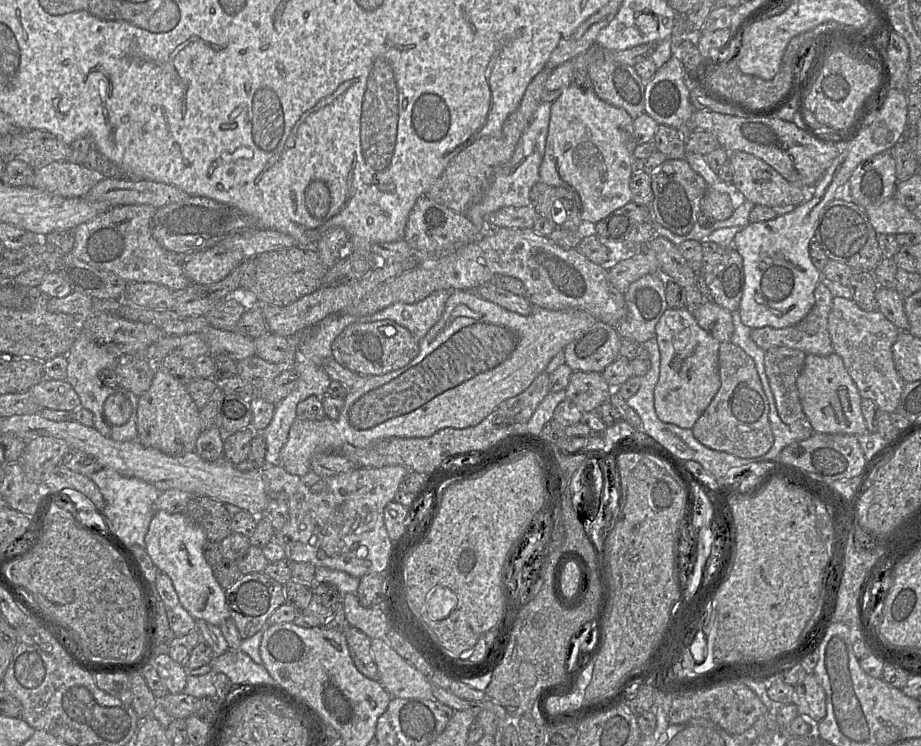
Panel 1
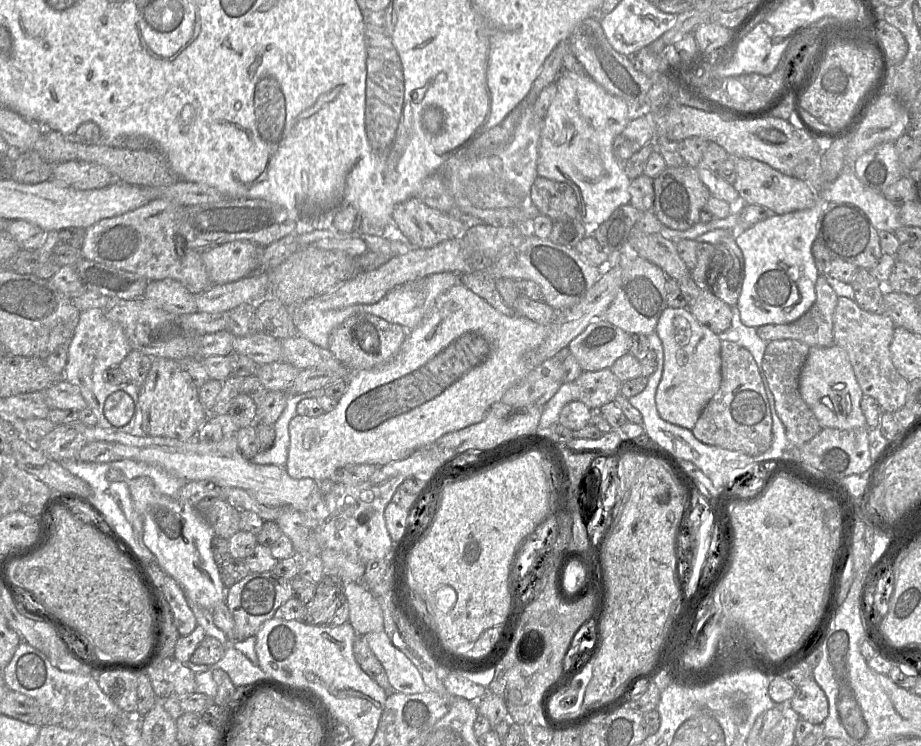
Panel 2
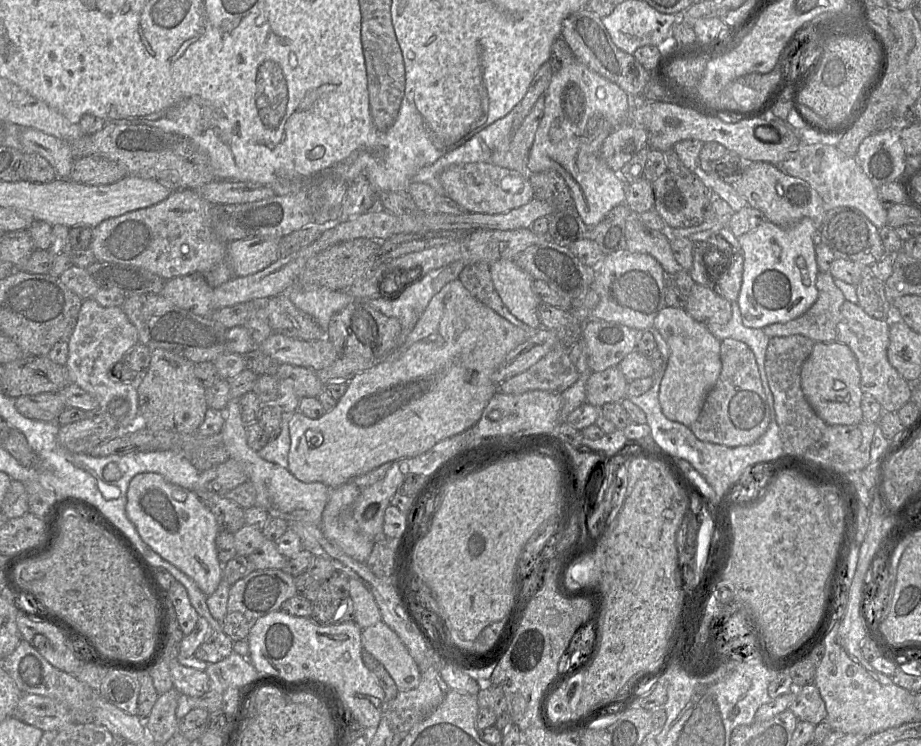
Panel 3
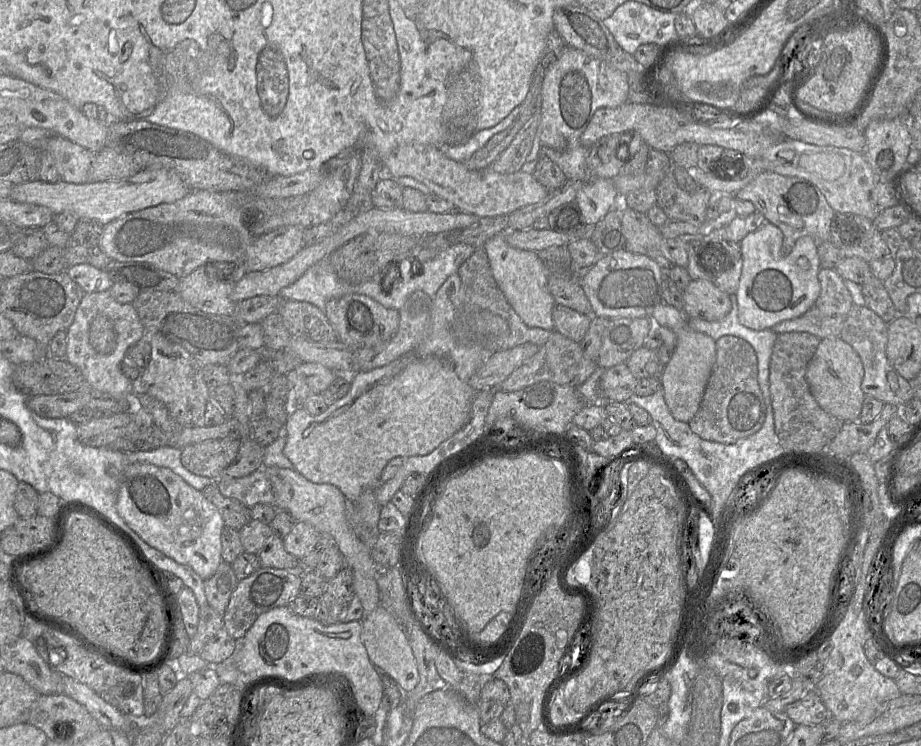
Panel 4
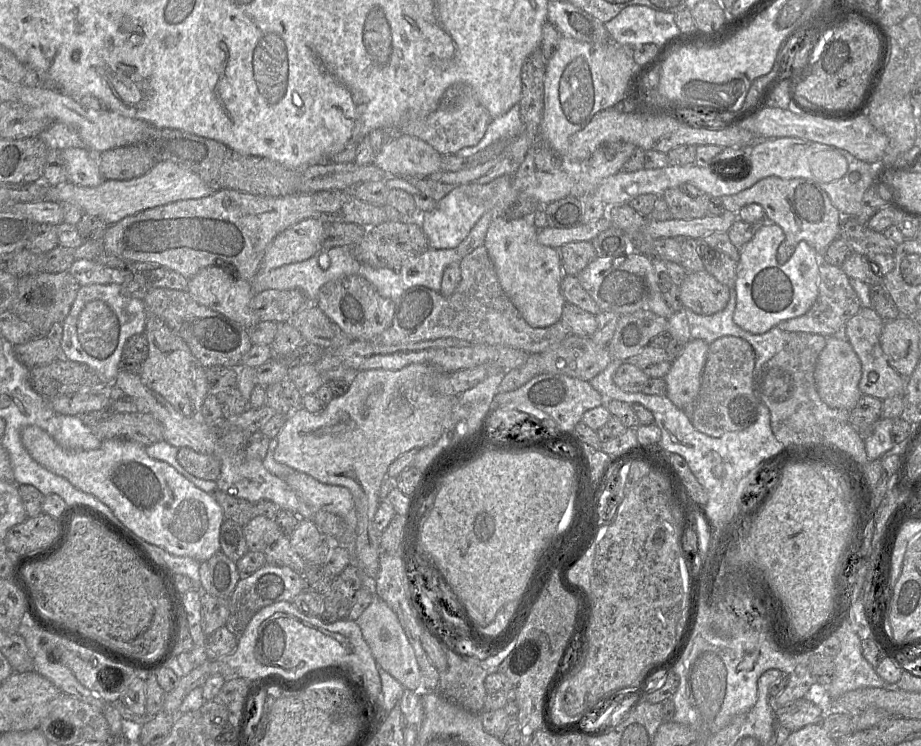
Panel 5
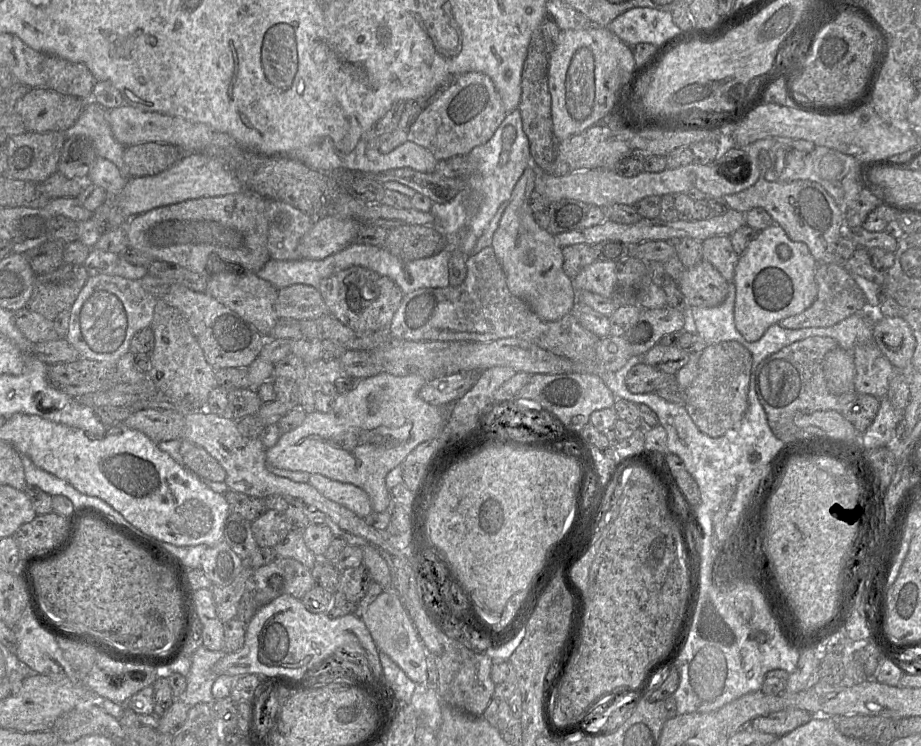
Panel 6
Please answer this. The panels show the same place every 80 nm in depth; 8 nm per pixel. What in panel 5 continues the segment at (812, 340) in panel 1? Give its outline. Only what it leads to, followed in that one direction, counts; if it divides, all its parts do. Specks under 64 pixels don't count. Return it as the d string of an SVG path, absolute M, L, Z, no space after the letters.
M821 262L818 271L818 297L815 303L804 315L782 321L777 327L787 332L805 332L825 337L841 334L844 337L846 322L861 309L859 297L841 267Z

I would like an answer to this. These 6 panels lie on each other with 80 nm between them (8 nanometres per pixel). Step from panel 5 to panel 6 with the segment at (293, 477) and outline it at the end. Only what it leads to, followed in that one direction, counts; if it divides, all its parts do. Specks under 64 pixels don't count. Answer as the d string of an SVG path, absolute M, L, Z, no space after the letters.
M312 474L308 483L324 497L346 507L360 518L365 518L372 512L368 494L355 485L332 480L320 474Z

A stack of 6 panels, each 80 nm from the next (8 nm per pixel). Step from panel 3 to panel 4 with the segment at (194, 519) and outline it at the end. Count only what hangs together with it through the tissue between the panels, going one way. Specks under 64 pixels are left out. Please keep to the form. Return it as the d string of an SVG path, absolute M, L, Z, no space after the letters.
M145 463L128 465L121 475L116 509L120 517L144 542L177 563L190 567L203 580L210 578L222 562L221 532L224 521L221 513L201 491L187 484L169 468Z

